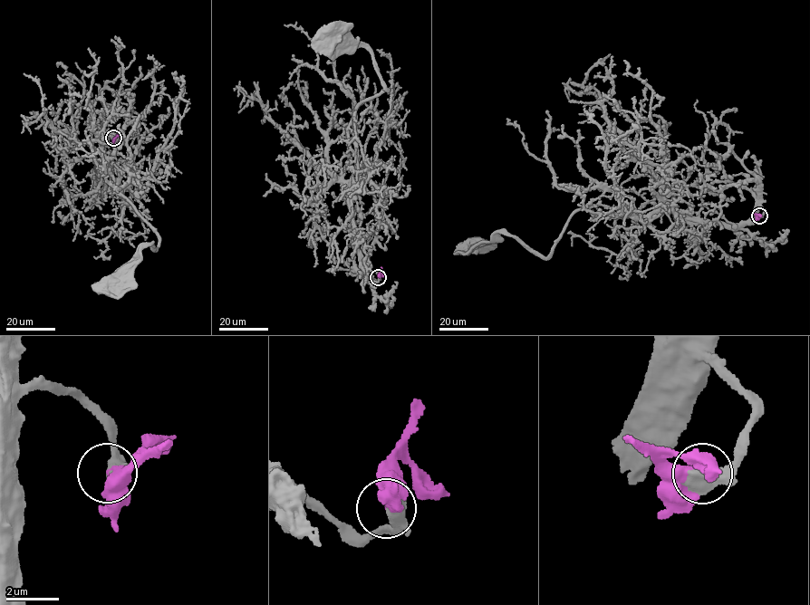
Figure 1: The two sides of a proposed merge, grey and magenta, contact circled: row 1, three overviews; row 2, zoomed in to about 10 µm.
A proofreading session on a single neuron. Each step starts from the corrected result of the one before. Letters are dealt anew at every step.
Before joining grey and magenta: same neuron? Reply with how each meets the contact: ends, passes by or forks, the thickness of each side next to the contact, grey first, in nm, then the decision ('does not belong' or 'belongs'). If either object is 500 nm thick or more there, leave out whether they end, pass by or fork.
800 nm thick on the grey side, 200 nm on the other; belongs

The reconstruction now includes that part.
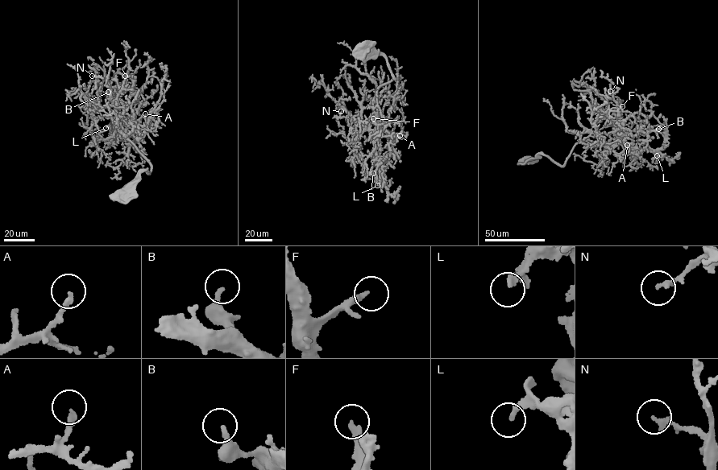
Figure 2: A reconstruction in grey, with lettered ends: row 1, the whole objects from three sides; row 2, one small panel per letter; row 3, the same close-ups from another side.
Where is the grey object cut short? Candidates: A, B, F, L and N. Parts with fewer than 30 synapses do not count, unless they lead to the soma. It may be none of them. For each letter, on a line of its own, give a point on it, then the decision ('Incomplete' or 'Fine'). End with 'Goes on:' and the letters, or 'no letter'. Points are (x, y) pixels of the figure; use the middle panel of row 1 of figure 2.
A: Place: (400, 135). Fine
B: Place: (373, 173). Fine
F: Place: (373, 118). Fine
L: Place: (377, 185). Incomplete
N: Place: (341, 111). Fine
Goes on: L

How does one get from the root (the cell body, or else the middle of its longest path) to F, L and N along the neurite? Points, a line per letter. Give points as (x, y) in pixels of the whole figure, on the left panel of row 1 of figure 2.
F: (118, 194), (151, 169), (131, 142), (122, 138), (114, 103), (125, 76)
L: (118, 194), (130, 189), (142, 171), (150, 172), (151, 164), (122, 138), (122, 127), (112, 121), (105, 128)
N: (118, 194), (130, 189), (142, 171), (150, 172), (151, 164), (122, 138), (118, 117), (98, 105), (92, 76)

